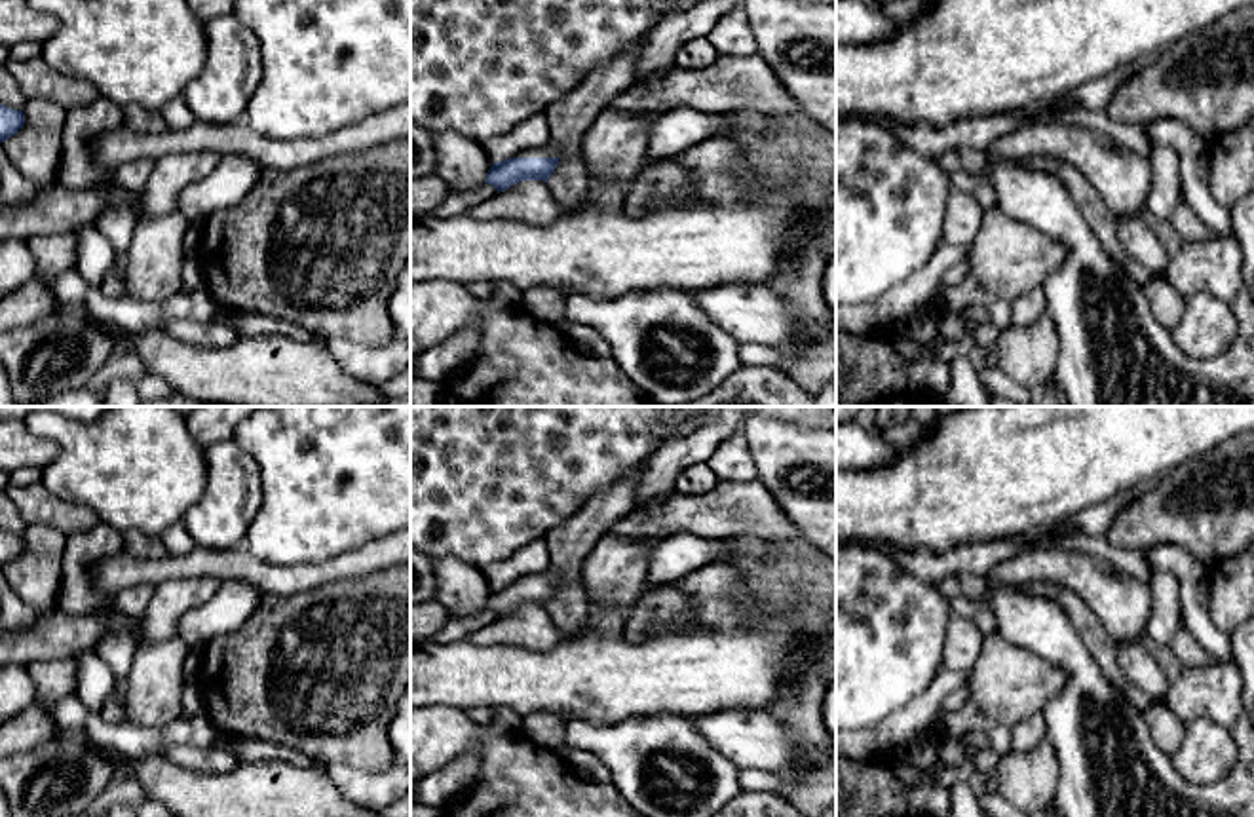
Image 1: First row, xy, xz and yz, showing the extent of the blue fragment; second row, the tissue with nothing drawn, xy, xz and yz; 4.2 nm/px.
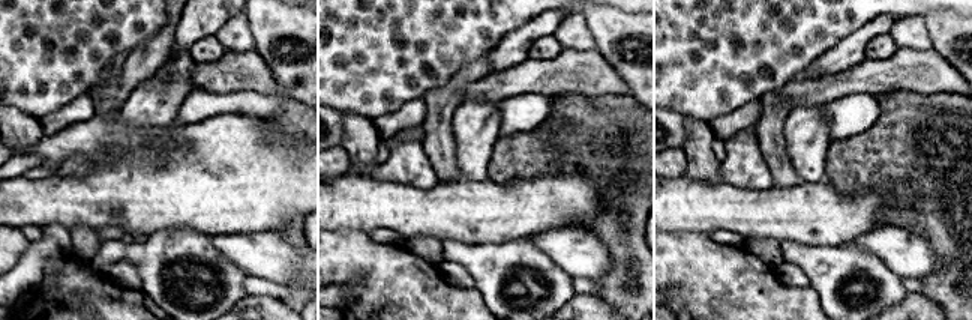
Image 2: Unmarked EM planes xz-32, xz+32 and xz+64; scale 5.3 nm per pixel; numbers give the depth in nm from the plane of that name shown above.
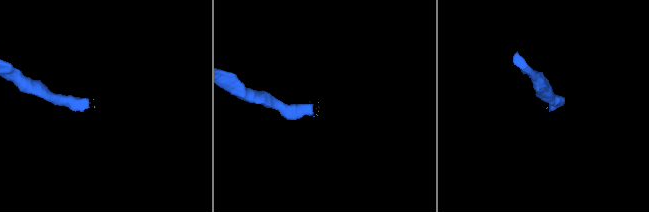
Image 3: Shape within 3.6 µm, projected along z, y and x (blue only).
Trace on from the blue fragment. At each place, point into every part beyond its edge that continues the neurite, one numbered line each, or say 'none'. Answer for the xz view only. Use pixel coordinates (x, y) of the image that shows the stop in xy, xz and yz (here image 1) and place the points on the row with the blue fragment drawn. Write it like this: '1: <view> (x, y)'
1: xz (548, 151)

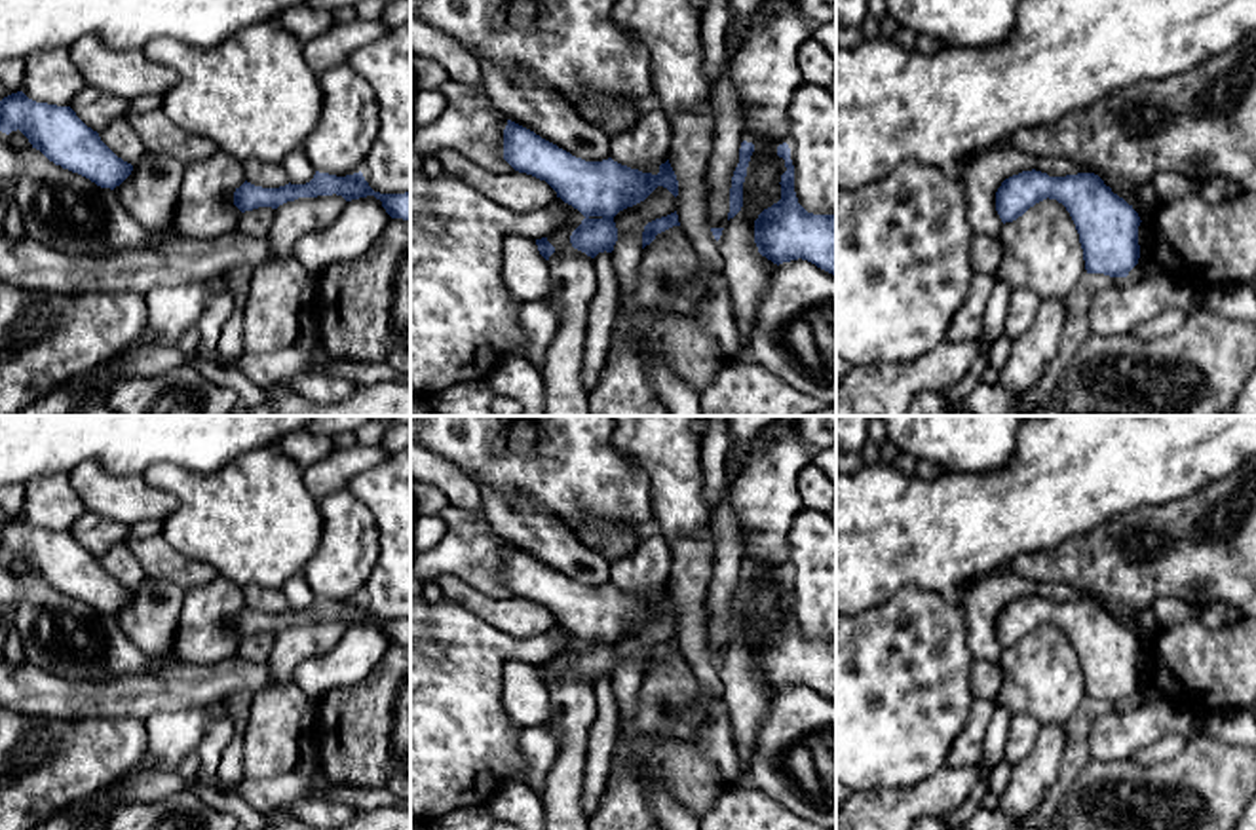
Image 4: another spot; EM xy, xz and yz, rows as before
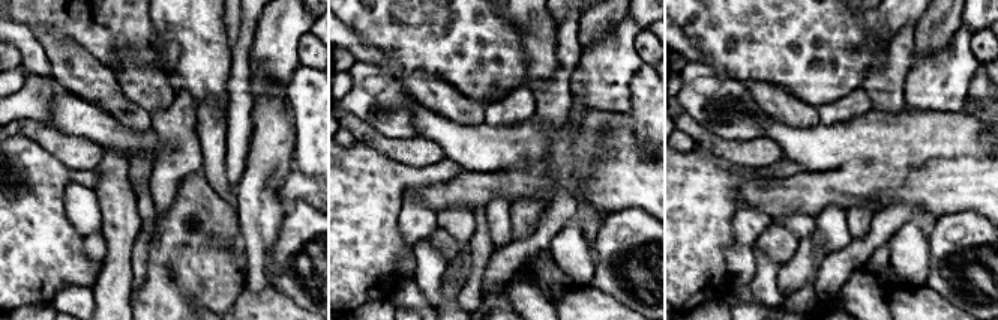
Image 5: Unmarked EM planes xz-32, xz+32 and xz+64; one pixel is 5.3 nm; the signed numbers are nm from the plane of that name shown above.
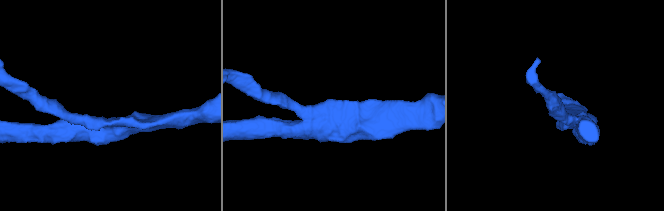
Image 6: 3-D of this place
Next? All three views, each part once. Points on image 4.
none

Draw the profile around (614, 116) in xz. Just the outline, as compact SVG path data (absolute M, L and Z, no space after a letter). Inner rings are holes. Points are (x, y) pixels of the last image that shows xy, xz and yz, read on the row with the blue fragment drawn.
M587 95L576 110L583 122L600 129L608 139L635 129L642 114L640 108L621 97L595 95Z

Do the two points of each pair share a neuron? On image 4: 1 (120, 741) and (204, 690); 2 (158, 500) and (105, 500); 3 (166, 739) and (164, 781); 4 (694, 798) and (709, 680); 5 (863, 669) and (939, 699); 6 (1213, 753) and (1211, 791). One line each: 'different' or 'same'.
1: different
2: same
3: different
4: different
5: same
6: same

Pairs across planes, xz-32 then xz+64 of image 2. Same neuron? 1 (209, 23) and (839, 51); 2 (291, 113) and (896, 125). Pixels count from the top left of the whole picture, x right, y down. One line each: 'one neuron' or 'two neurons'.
1: one neuron
2: one neuron

